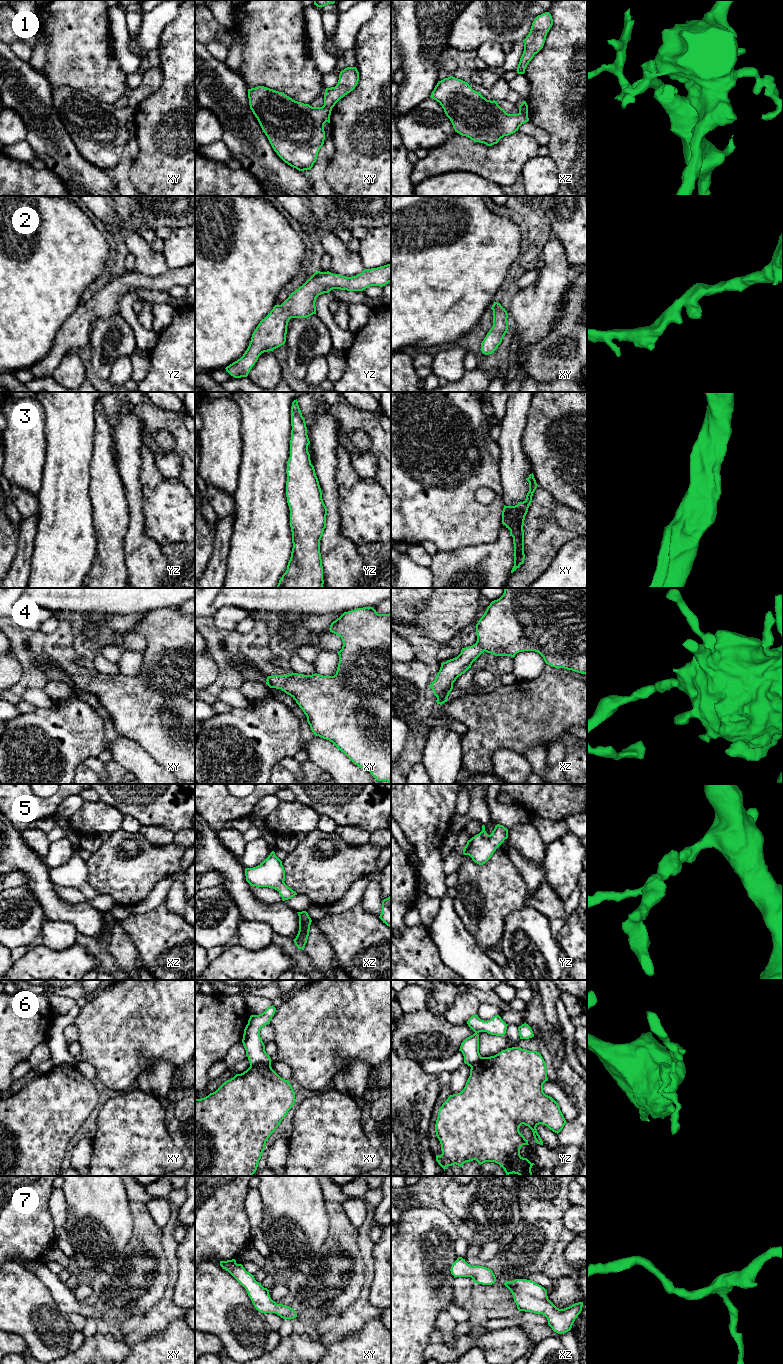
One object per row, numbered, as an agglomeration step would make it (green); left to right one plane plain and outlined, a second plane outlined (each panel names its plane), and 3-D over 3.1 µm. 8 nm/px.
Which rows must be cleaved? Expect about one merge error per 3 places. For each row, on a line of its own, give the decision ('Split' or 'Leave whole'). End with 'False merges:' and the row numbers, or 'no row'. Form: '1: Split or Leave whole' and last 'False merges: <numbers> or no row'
1: Split
2: Leave whole
3: Split
4: Leave whole
5: Leave whole
6: Split
7: Leave whole
False merges: 1, 3, 6

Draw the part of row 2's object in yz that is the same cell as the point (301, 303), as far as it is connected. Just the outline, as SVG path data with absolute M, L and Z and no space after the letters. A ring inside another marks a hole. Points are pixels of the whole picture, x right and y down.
M391 263L364 269L360 274L346 277L327 272L315 272L302 286L281 304L275 305L254 330L243 356L225 369L234 378L247 377L259 356L286 342L287 326L291 318L307 318L316 314L316 298L333 289L363 291L370 286L383 287L391 282Z

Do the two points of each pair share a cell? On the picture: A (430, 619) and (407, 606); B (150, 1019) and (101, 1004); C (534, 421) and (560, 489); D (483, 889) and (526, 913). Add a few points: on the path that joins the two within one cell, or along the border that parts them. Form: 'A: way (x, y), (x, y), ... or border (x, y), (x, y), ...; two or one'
A: border (429, 598), (426, 605), (418, 613), (415, 626); two
B: way (138, 1019), (116, 1019), (113, 1016); one
C: way (544, 438), (544, 443), (552, 455), (554, 472); one
D: border (524, 903), (506, 917), (504, 928); two

